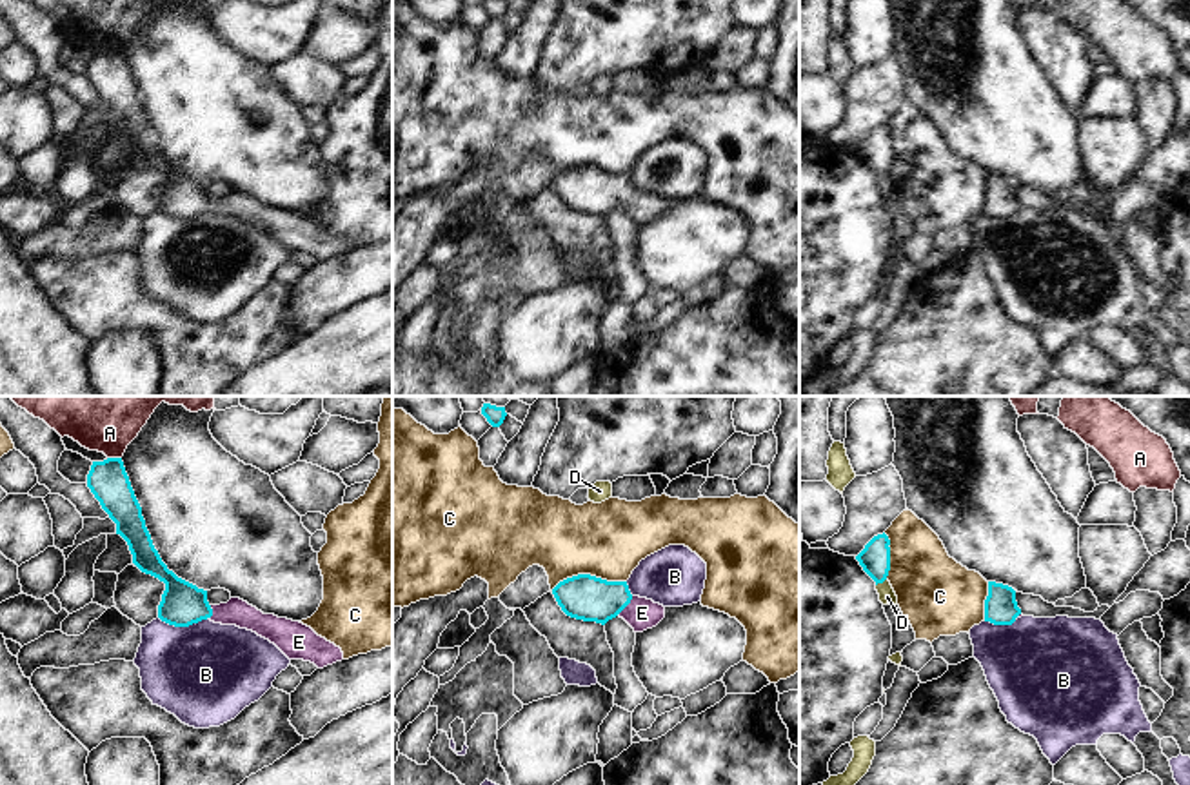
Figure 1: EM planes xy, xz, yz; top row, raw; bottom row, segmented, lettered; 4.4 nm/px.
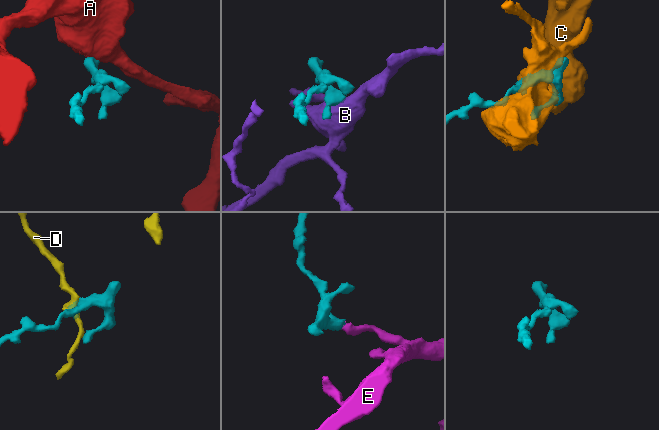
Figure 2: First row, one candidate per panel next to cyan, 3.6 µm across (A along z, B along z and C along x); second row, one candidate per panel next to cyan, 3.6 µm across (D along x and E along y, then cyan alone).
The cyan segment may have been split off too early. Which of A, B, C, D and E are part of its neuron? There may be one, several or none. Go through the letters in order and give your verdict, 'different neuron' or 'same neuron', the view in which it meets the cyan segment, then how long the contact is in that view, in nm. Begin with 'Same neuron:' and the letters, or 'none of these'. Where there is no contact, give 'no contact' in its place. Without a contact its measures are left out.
Same neuron: E
A: different neuron | xy | 60 nm
B: different neuron | xy | 220 nm
C: different neuron | xz | 340 nm
D: different neuron | yz | 60 nm
E: same neuron | xz | 120 nm

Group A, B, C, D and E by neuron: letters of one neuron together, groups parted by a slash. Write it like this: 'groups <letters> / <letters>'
groups A / B / C / D / E

